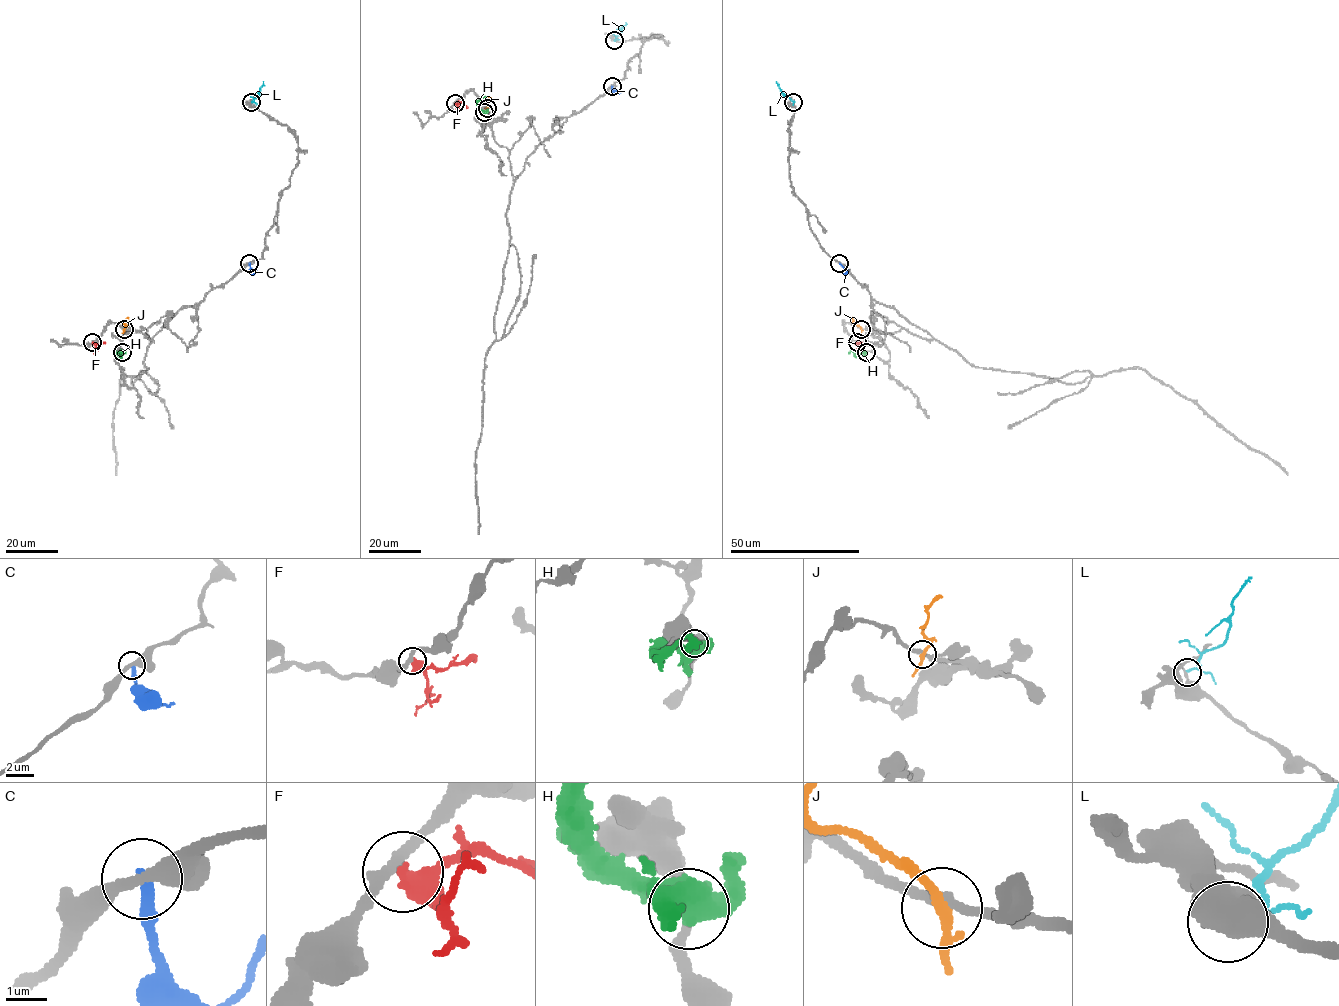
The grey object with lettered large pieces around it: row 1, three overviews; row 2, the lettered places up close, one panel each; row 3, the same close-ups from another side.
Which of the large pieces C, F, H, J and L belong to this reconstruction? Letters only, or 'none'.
none

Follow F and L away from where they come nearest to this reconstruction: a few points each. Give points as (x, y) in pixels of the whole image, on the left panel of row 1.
F: (92, 343), (104, 343)
L: (251, 102), (259, 95), (263, 82)

